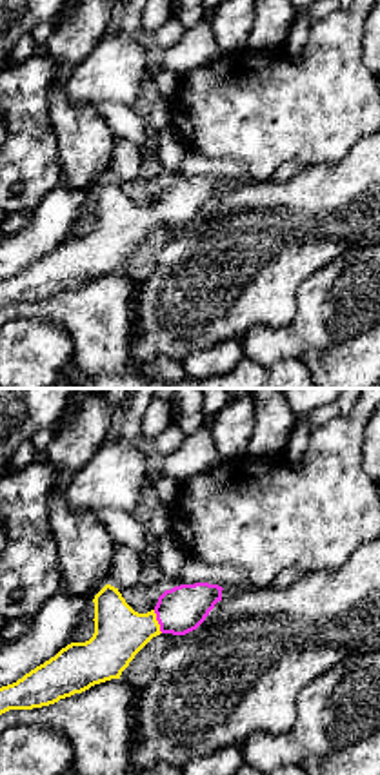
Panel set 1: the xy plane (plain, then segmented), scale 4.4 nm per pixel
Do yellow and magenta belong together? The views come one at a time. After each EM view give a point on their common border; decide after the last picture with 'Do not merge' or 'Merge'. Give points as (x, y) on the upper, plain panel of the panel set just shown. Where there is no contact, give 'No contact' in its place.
Touches yellow at (157, 215)

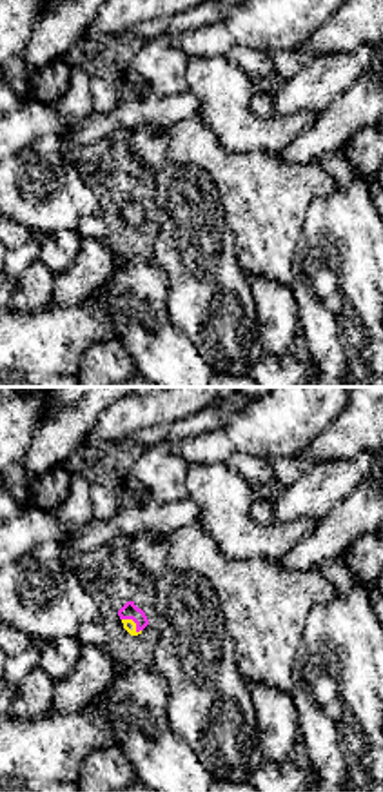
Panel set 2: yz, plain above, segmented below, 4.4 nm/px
Touches yellow at (133, 215)

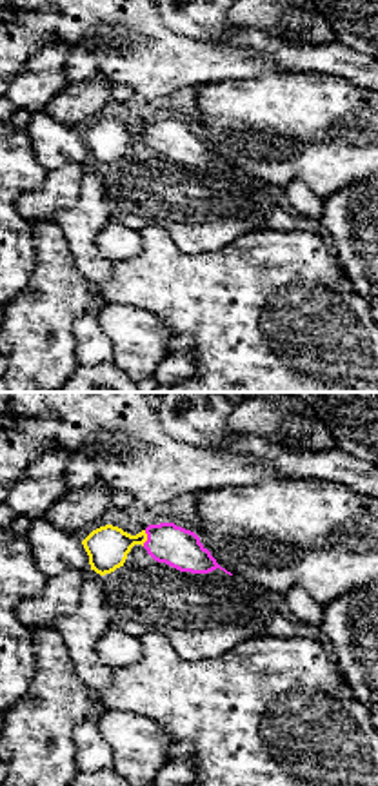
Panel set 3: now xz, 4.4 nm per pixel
Touches yellow at (146, 131)

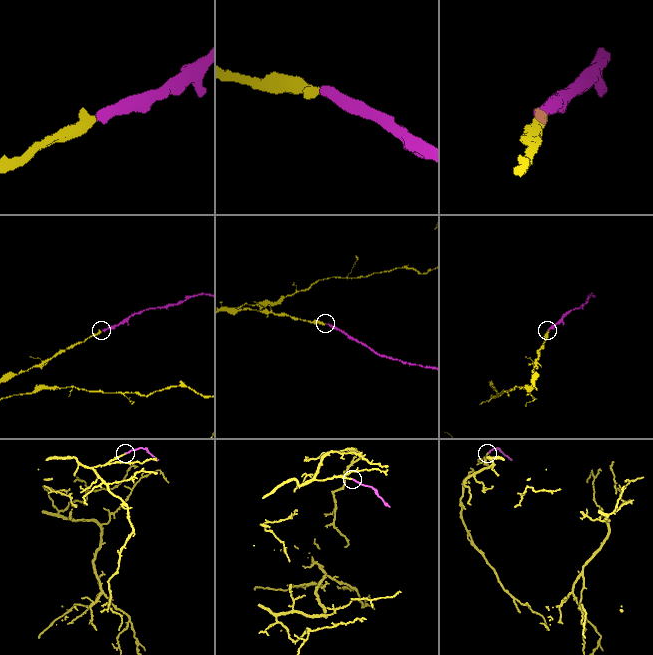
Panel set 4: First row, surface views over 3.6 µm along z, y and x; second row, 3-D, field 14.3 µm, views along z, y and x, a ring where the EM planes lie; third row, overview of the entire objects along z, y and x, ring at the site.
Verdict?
Merge

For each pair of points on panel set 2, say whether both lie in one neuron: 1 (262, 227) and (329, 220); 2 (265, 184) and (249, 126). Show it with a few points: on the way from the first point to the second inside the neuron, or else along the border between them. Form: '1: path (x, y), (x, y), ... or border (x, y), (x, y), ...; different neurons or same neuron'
1: border (331, 191), (311, 202), (293, 266); different neurons
2: border (215, 131), (216, 138), (231, 151), (276, 151); different neurons

